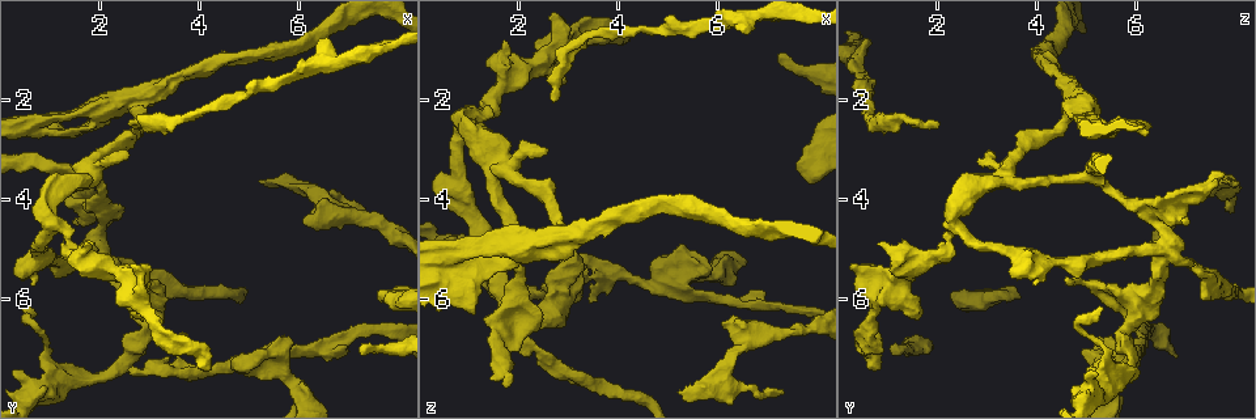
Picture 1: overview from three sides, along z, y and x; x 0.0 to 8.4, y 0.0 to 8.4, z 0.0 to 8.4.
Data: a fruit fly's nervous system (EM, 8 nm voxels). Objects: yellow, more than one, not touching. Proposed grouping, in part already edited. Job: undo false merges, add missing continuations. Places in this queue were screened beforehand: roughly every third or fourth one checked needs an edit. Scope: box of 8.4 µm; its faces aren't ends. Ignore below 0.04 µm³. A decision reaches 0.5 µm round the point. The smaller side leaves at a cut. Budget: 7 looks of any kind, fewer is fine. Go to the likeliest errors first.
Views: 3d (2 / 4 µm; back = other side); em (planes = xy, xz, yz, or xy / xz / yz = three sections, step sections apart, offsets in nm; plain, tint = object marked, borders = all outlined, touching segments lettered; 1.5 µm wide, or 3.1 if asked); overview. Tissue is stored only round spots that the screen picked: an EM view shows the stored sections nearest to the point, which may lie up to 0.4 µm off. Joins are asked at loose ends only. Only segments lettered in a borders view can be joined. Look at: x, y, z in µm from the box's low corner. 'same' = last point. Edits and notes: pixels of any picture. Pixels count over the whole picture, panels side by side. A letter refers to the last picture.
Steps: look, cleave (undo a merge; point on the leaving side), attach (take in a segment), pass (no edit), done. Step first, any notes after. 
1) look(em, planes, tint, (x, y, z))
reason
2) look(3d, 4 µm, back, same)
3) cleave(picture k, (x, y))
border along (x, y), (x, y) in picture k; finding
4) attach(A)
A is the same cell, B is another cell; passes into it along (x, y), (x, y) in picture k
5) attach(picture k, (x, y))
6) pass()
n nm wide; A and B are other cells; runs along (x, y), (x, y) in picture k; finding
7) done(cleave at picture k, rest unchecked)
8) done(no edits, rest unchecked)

look(em, xz, step 4, tint, (2.65, 2.45, 2.10))
branch stops here

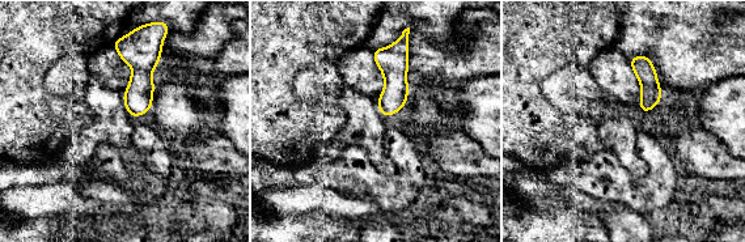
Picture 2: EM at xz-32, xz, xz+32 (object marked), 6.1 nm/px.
look(em, xz, step 4, borders, same)
see the neighbours

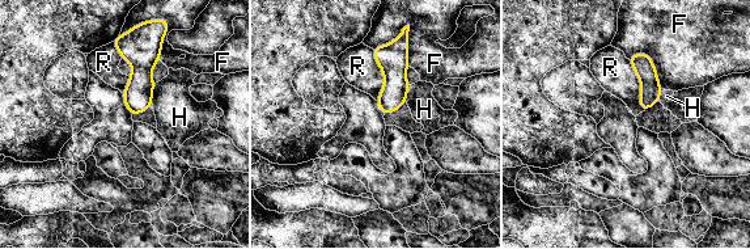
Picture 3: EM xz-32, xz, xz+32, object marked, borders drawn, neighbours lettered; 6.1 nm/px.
pass()
F, H and R are other cells; border along (155, 84), (149, 106) in picture 3; no lettered segment goes on from it

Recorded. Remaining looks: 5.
look(3d, 4 µm, (7.85, 5.95, 3.65))
long arm stops here

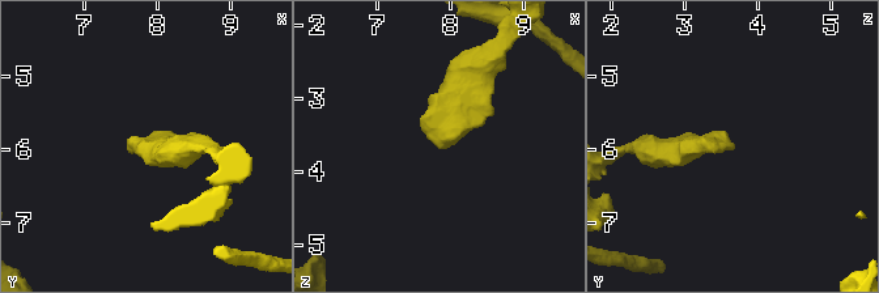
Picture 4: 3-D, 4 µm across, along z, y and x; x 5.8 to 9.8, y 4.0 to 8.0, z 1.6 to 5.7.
look(em, planes, borders, (7.85, 5.95, 3.65))

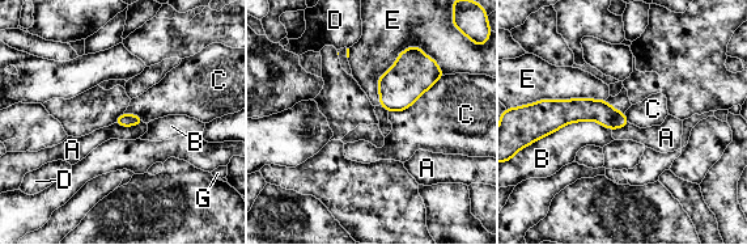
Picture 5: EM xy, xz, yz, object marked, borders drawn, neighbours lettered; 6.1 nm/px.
pass()
A, B, C, D, E and G are other cells; none of them fits

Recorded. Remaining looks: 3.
look(em, xy, step 8, tint, (7.35, 4.20, 7.85))
thin end

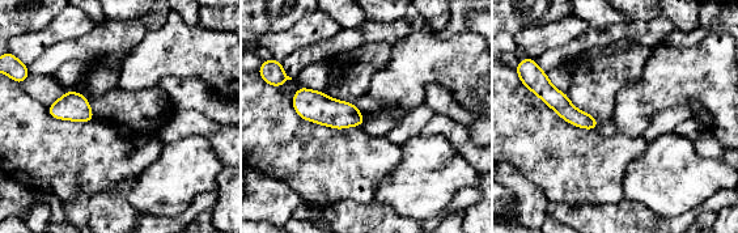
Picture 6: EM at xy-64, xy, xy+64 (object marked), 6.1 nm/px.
look(em, xy, step 8, borders, same)
see the neighbours

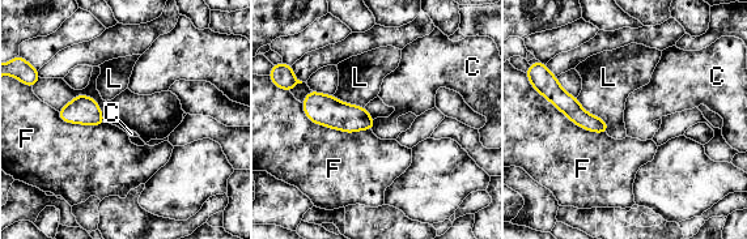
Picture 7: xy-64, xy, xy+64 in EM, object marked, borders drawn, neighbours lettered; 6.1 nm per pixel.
pass()
C, F and L are other cells; border along (374, 119), (374, 126), (370, 129) in picture 7; no lettered segment goes on from it

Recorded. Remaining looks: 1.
done(no edits, rest unchecked)

